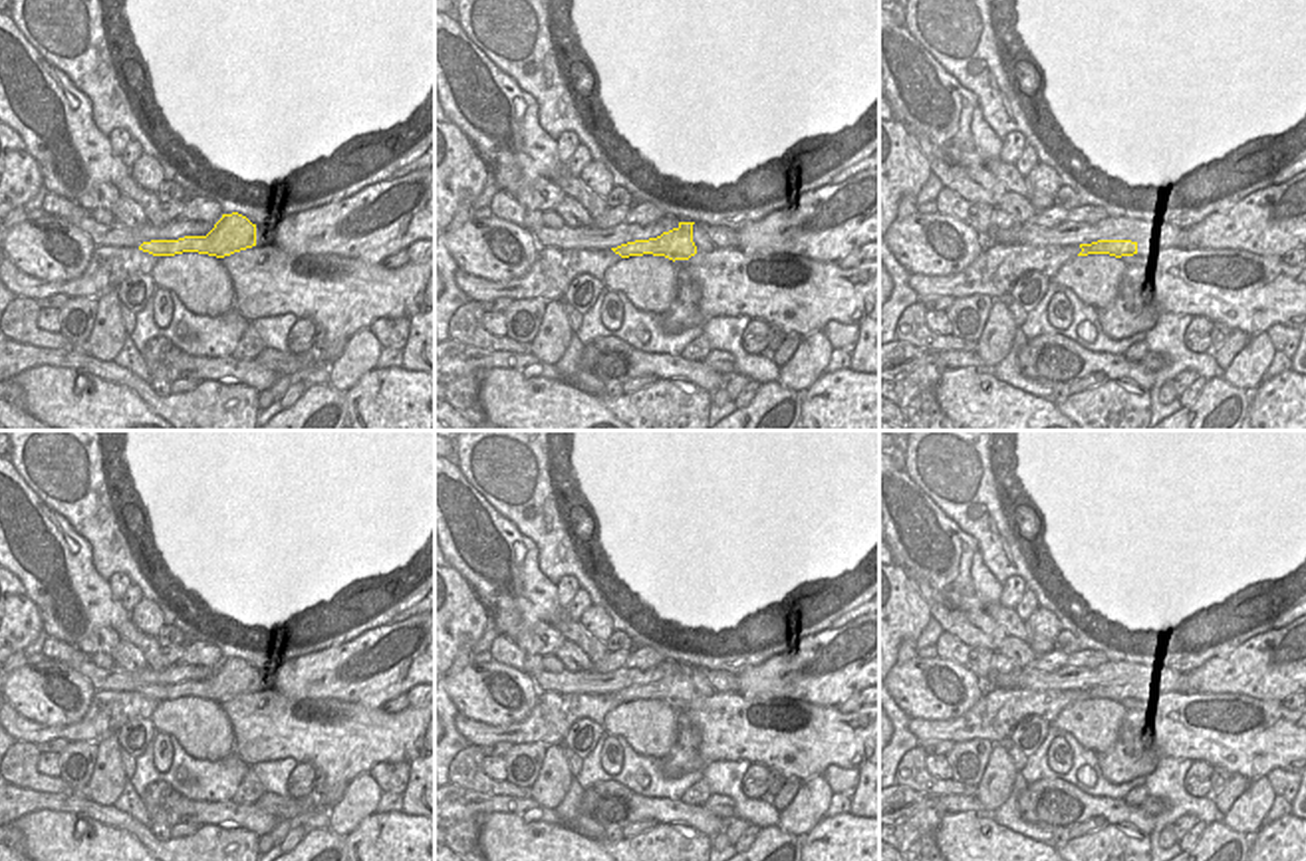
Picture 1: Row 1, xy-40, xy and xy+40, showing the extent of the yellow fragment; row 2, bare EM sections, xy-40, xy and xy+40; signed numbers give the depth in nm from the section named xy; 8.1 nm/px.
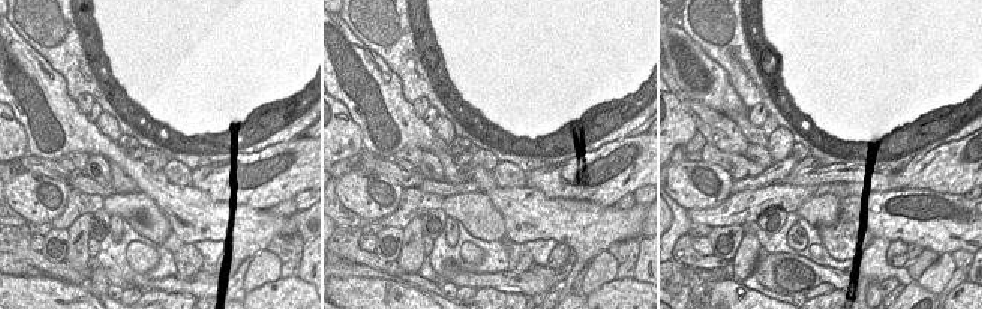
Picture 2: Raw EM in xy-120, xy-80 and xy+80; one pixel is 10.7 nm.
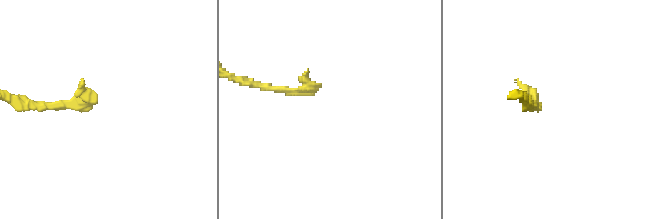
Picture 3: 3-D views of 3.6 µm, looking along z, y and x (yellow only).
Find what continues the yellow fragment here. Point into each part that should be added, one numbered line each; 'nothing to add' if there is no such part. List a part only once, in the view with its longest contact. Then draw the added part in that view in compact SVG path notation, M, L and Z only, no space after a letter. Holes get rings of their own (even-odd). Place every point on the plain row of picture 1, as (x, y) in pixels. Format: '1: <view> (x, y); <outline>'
1: xy (701, 685); M693 669L693 686L697 690L697 696L713 696L717 692L705 678L705 671L707 669Z

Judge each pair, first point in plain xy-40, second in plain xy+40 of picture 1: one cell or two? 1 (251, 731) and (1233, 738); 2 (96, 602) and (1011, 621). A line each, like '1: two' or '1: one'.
1: one
2: two

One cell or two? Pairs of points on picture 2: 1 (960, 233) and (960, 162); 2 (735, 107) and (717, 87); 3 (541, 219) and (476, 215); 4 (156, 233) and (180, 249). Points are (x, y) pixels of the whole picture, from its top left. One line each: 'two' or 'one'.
1: two
2: one
3: two
4: two

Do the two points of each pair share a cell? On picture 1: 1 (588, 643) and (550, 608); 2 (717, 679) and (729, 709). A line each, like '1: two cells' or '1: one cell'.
1: two cells
2: two cells

